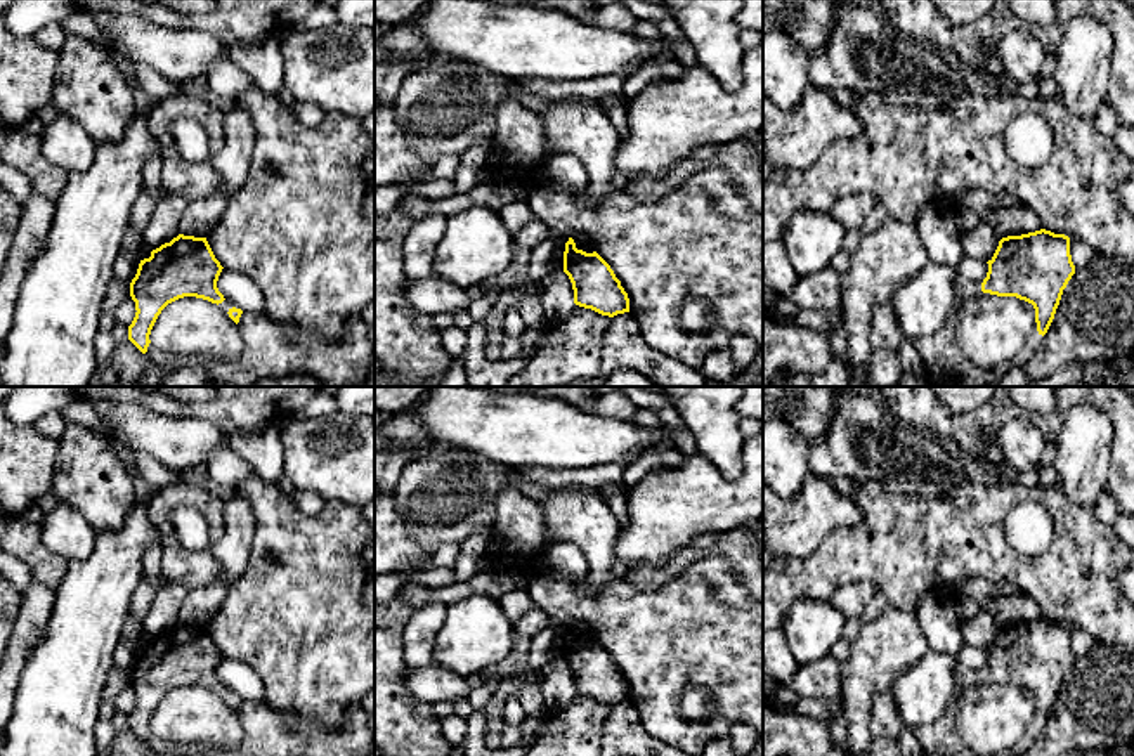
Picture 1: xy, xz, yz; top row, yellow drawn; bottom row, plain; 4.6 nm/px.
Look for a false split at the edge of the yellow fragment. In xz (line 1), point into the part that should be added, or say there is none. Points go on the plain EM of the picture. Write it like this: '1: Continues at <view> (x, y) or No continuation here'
1: No continuation here

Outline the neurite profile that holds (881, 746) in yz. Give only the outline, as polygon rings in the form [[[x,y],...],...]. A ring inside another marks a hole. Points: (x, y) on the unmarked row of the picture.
[[[877,737],[870,746],[869,756],[902,756],[898,740]]]

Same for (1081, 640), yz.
[[[1072,624],[1068,626],[1070,626],[1070,643],[1075,657],[1084,655],[1096,643],[1094,638],[1082,628]]]

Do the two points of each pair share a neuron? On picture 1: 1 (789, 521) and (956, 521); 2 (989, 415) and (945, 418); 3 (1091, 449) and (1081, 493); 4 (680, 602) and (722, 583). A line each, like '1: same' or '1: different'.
1: different
2: same
3: same
4: same

